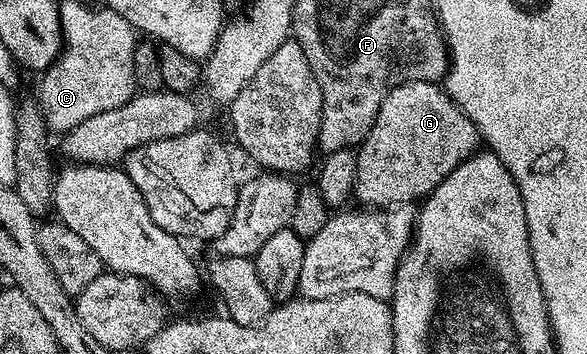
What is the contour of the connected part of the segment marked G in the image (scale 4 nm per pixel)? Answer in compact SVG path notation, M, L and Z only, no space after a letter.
M408 81L405 85L397 85L383 99L371 131L367 131L356 150L356 200L361 200L358 202L365 207L389 207L385 205L401 205L404 201L415 200L416 197L424 199L440 181L451 175L451 171L455 171L455 167L459 167L468 157L478 152L477 141L479 145L477 126L440 84Z

